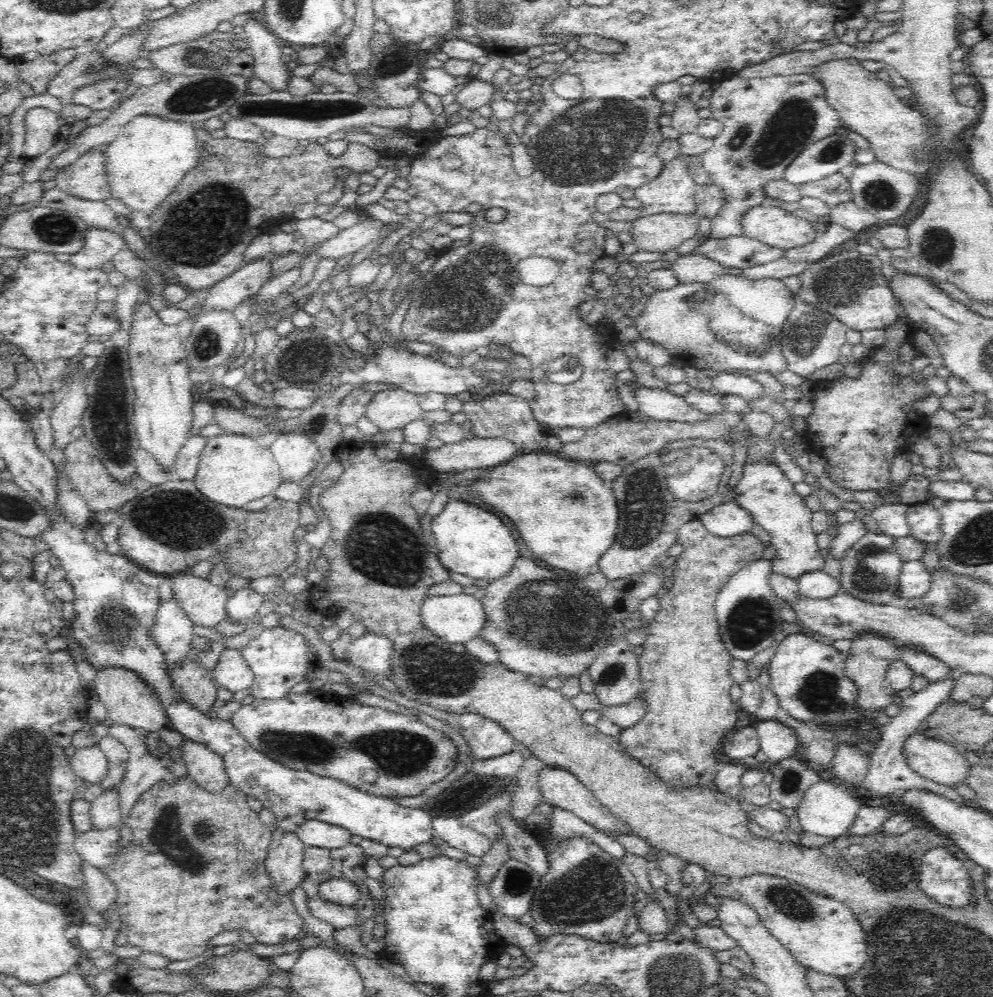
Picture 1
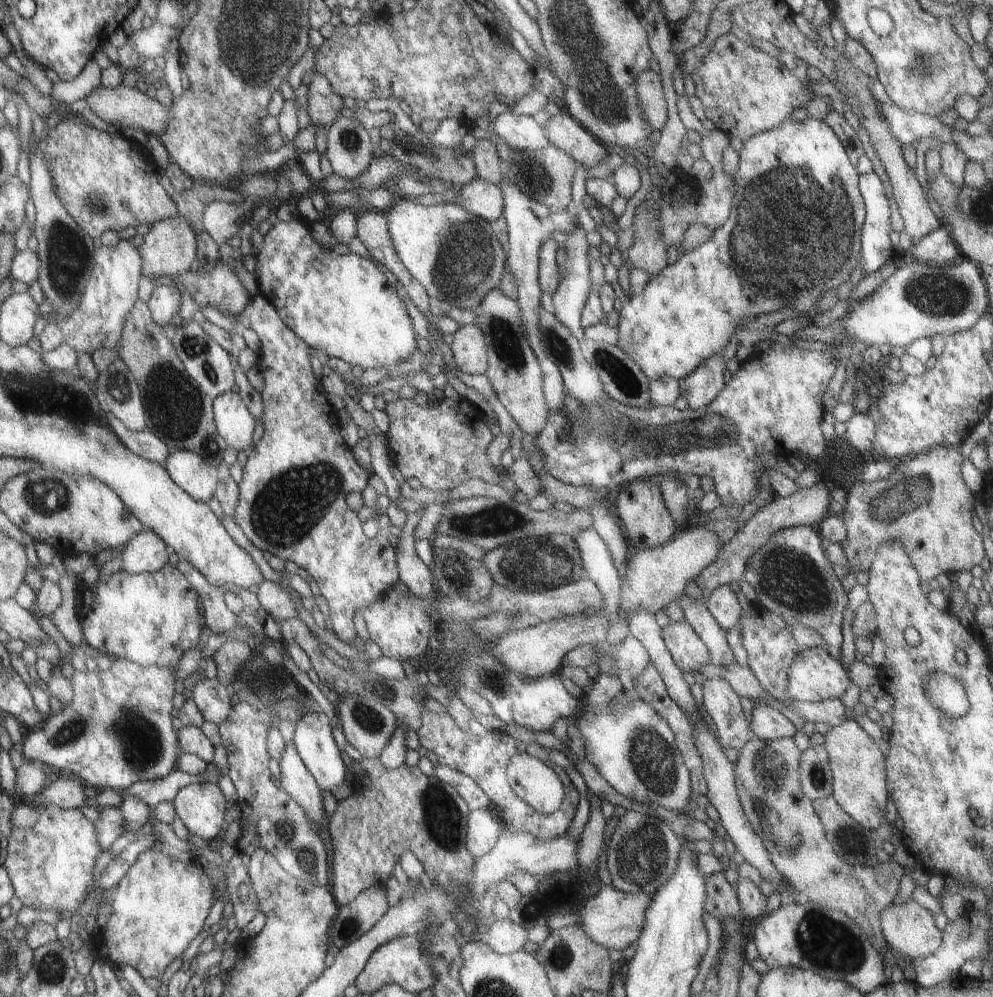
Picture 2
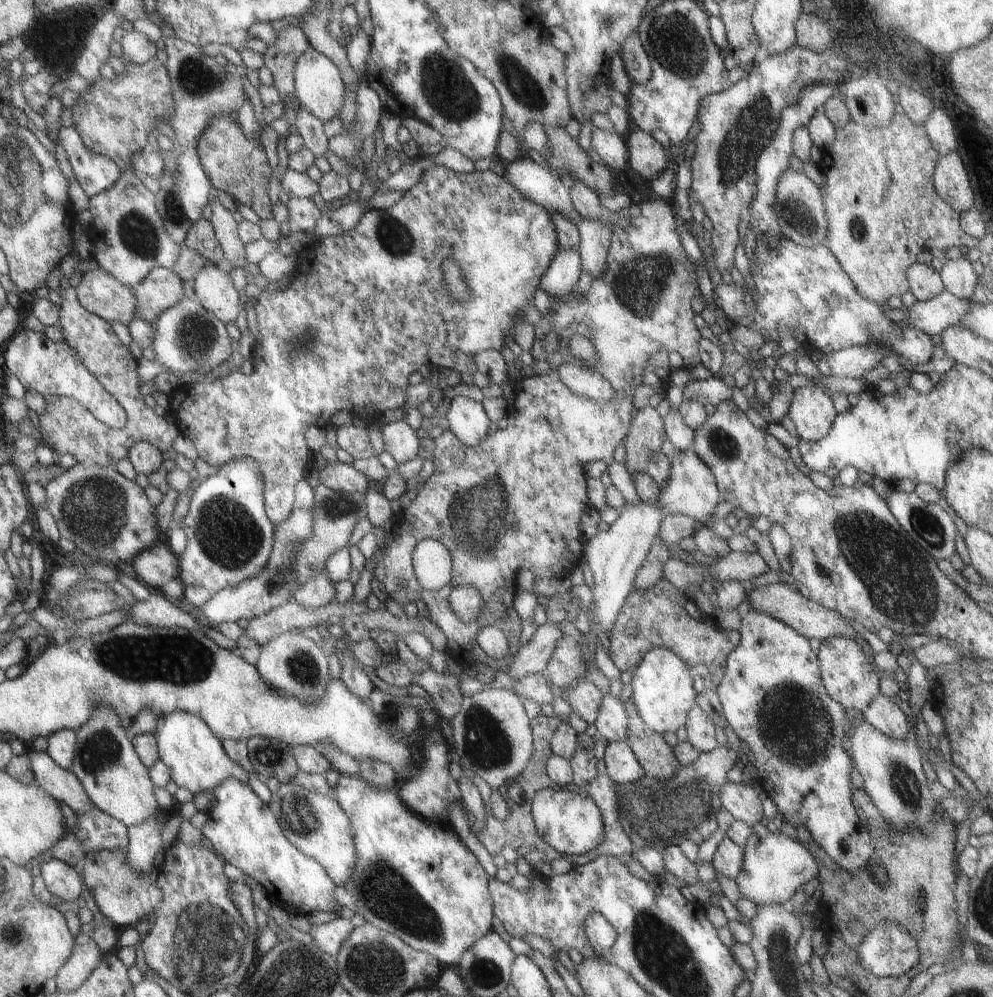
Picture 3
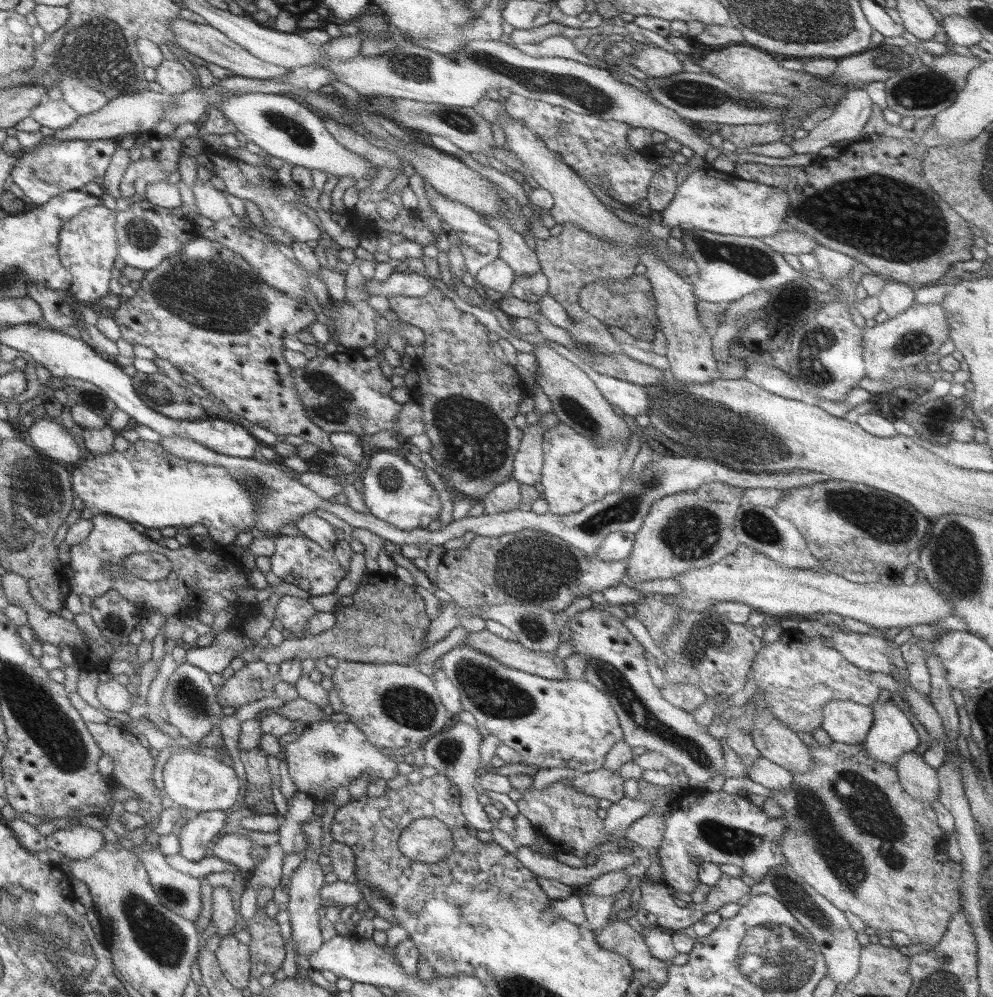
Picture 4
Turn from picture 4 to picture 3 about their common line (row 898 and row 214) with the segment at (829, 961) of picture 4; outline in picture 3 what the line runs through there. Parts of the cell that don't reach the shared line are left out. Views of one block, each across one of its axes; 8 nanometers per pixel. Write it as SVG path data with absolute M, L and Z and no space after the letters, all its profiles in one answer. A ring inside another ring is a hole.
M791 168L781 174L781 178L777 180L777 188L775 188L773 210L777 214L777 222L781 226L785 240L791 240L803 248L815 248L827 240L829 224L825 216L821 188L817 188L805 174L793 172Z

